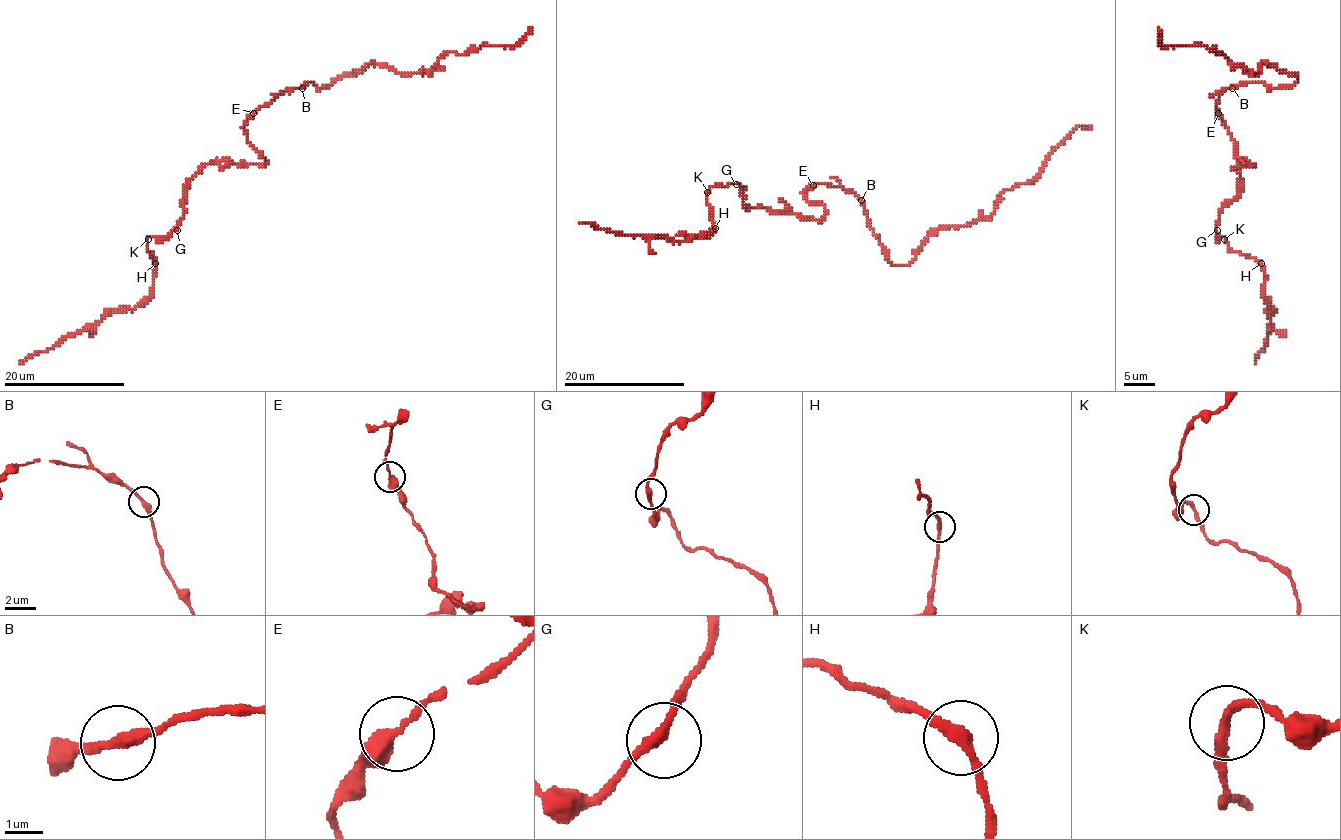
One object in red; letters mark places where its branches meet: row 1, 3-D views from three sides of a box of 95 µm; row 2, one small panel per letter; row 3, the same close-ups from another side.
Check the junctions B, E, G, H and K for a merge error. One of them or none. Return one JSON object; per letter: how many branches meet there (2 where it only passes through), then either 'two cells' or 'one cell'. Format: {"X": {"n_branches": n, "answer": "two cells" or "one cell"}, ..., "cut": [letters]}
{"B": {"n_branches": 2, "answer": "one cell"}, "E": {"n_branches": 2, "answer": "one cell"}, "G": {"n_branches": 2, "answer": "one cell"}, "H": {"n_branches": 2, "answer": "one cell"}, "K": {"n_branches": 2, "answer": "one cell"}, "cut": []}

